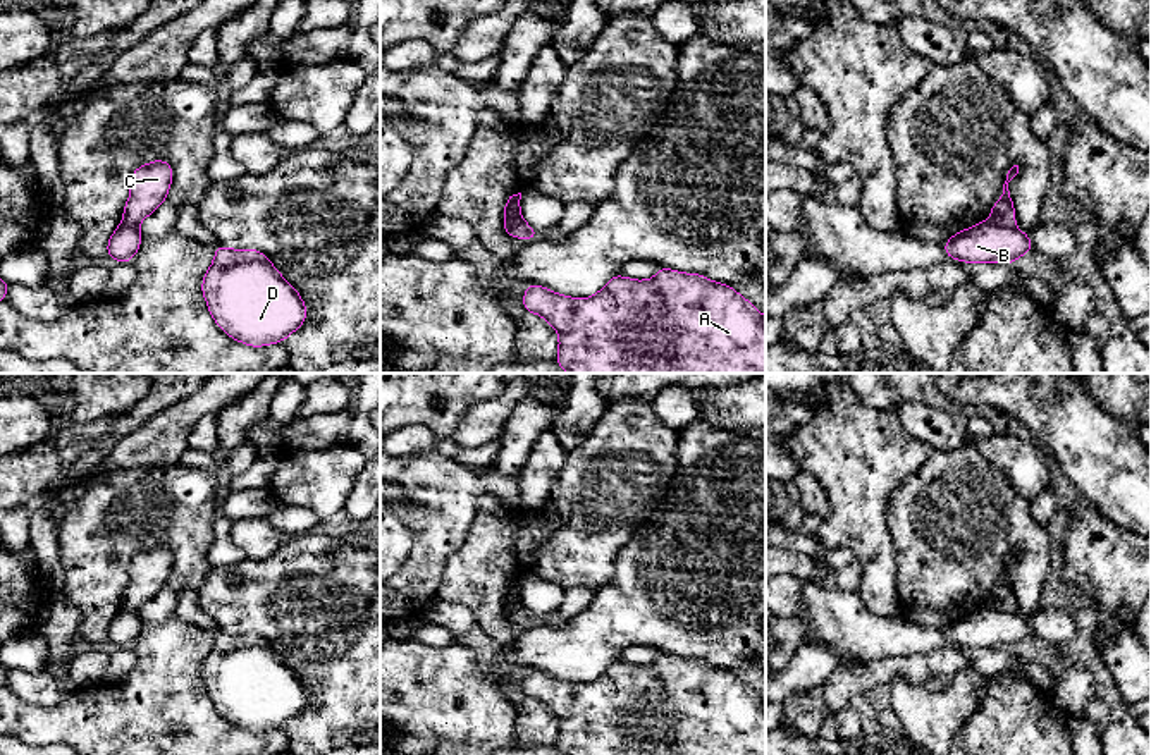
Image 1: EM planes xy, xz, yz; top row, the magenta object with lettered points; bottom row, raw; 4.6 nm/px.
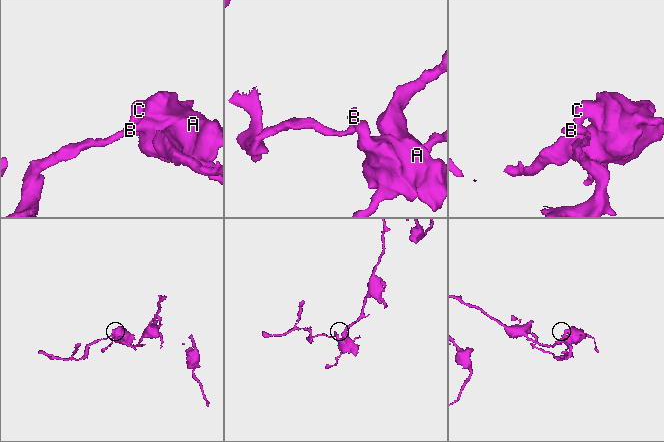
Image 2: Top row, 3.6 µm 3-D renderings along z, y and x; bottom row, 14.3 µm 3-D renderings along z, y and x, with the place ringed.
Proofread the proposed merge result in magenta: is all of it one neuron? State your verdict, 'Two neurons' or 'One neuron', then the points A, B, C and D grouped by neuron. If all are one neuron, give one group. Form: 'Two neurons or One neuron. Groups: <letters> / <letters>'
Two neurons. Groups: A C D / B

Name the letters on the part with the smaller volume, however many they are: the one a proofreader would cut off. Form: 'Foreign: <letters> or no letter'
Foreign: B

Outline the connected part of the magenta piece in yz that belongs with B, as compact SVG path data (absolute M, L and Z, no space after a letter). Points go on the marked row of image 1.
M991 220L963 229L943 246L946 256L967 263L1015 263L1034 248L1025 232Z

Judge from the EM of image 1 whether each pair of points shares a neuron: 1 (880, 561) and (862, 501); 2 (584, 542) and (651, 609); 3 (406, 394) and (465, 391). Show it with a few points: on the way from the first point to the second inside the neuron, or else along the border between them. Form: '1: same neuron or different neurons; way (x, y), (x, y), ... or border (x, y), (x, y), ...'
1: same neuron; way (873, 546), (862, 530), (862, 516)
2: different neurons; border (632, 535), (616, 556), (613, 575), (596, 592)
3: same neuron; way (422, 403), (439, 417), (444, 417), (449, 406)

